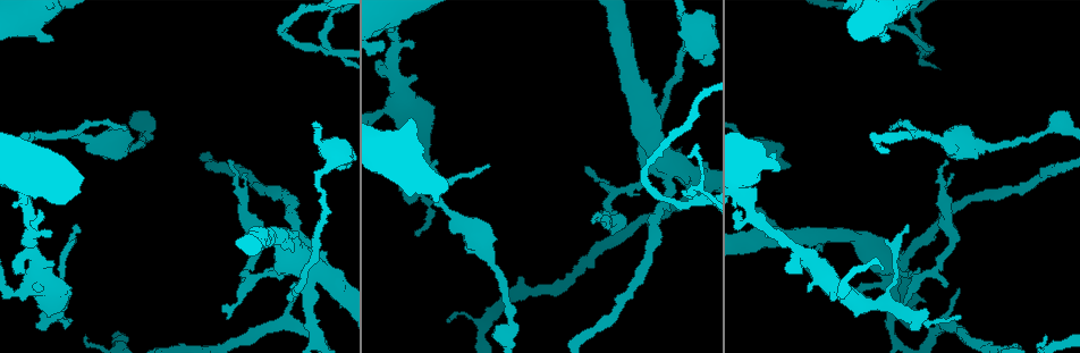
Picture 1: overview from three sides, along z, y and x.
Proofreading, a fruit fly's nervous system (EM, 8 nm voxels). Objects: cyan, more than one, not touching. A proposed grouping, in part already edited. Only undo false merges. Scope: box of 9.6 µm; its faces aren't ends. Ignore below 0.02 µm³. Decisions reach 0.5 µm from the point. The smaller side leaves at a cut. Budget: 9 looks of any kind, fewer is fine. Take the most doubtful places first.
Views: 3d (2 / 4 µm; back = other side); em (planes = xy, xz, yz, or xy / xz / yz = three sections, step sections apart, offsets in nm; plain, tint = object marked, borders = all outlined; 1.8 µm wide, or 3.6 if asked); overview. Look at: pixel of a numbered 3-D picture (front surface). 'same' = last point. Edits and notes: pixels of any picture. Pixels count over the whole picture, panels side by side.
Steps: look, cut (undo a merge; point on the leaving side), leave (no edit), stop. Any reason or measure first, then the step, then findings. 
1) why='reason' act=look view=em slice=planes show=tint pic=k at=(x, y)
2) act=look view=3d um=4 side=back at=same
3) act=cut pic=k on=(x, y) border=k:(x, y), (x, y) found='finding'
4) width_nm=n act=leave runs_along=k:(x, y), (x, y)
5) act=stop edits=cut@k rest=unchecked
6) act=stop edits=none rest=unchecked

why='sudden change in width' act=look view=3d um=4 pic=1 at=(310, 276)

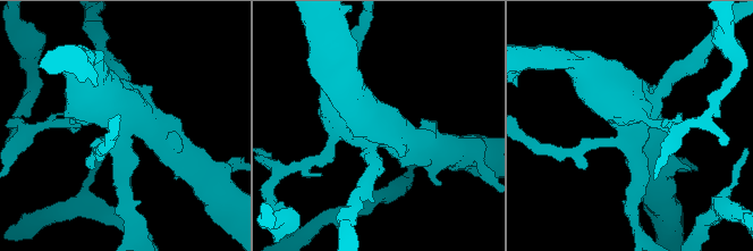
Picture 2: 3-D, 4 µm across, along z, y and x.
act=look view=em um=3.6 slice=xy step=16 show=tint pic=2 at=(636, 128)

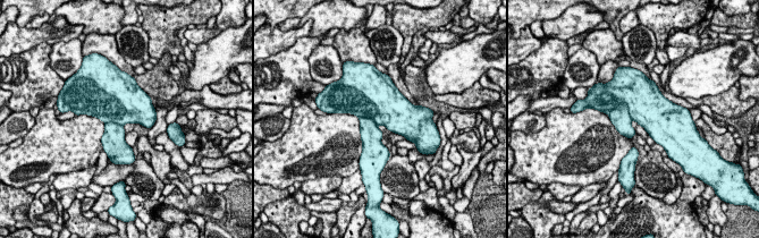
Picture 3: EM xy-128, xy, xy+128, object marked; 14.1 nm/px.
act=look view=em um=3.6 slice=planes show=tint at=same

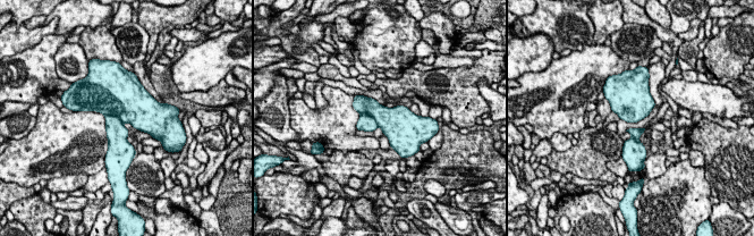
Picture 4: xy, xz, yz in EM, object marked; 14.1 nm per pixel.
width_nm=380 act=cut pic=4 on=(116, 132) found='two cells meet here'

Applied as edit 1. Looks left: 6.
why='see it whole again' act=look view=overview

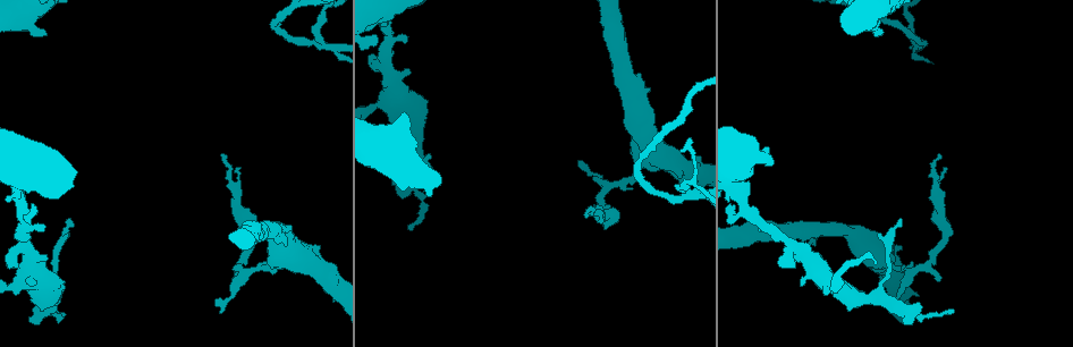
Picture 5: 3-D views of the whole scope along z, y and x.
why='abrupt turn' act=look view=em slice=yz step=16 show=tint pic=5 at=(323, 46)

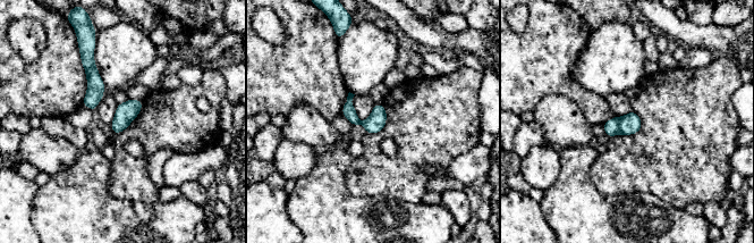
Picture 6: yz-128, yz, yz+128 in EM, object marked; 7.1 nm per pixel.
why='cut it another way' act=look view=em slice=planes show=tint at=same

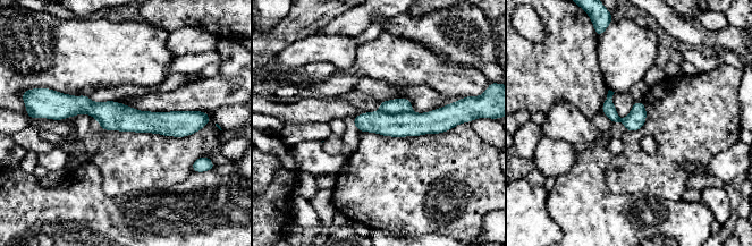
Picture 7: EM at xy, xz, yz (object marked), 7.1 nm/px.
act=cut pic=7 on=(398, 105) border=7:(381, 110), (388, 113), (411, 111) found='two cells meet here'

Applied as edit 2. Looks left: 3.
act=look view=overview

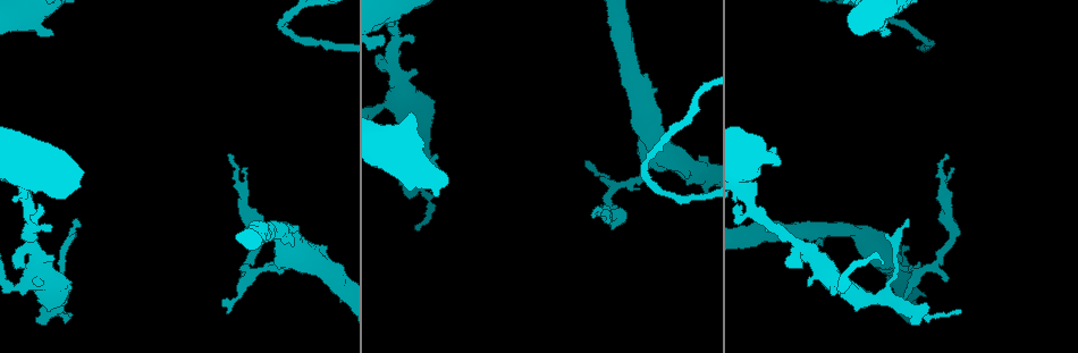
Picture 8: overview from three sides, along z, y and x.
why='thick turns thin' act=look view=3d um=2 pic=8 at=(242, 196)

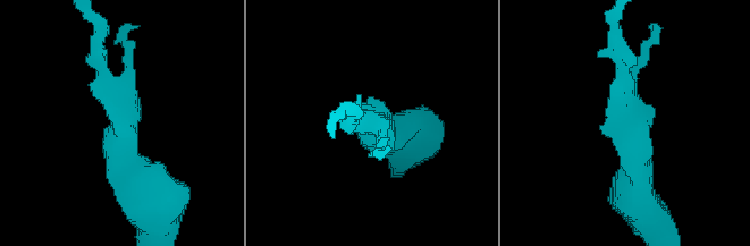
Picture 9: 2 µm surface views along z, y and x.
act=look view=em slice=planes show=tint pic=9 at=(376, 123)

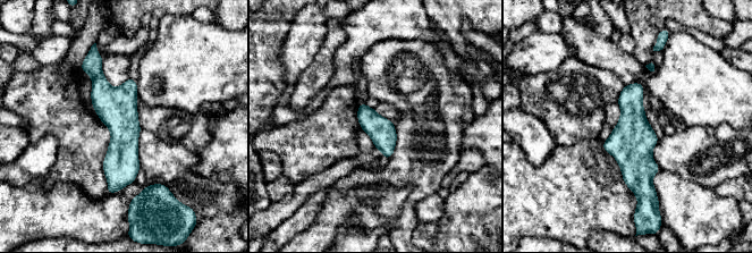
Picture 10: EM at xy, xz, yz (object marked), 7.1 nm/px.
width_nm=190 act=leave runs_along=10:(98, 62), (119, 114), (110, 191) found='continuous, no second cell'

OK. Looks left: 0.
act=stop edits=cut@4,cut@7 rest=unchecked

